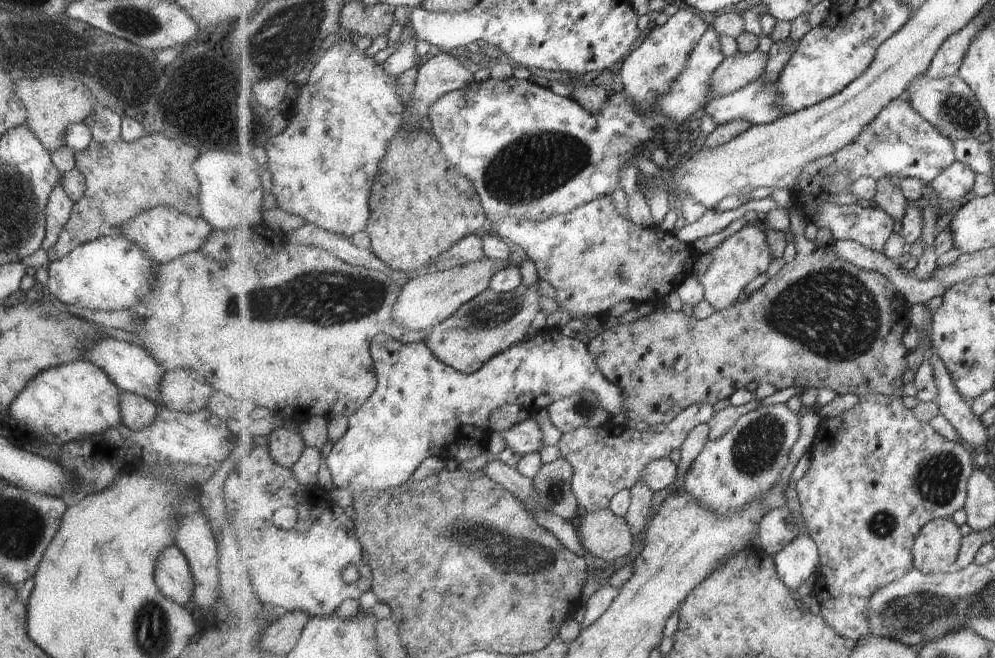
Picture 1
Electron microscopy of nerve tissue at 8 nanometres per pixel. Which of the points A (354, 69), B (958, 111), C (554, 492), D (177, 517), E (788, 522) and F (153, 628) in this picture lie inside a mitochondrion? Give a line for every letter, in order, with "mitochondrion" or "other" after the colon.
A: other
B: mitochondrion
C: mitochondrion
D: other
E: mitochondrion
F: mitochondrion

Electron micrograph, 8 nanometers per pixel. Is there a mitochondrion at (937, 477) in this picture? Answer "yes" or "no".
yes

